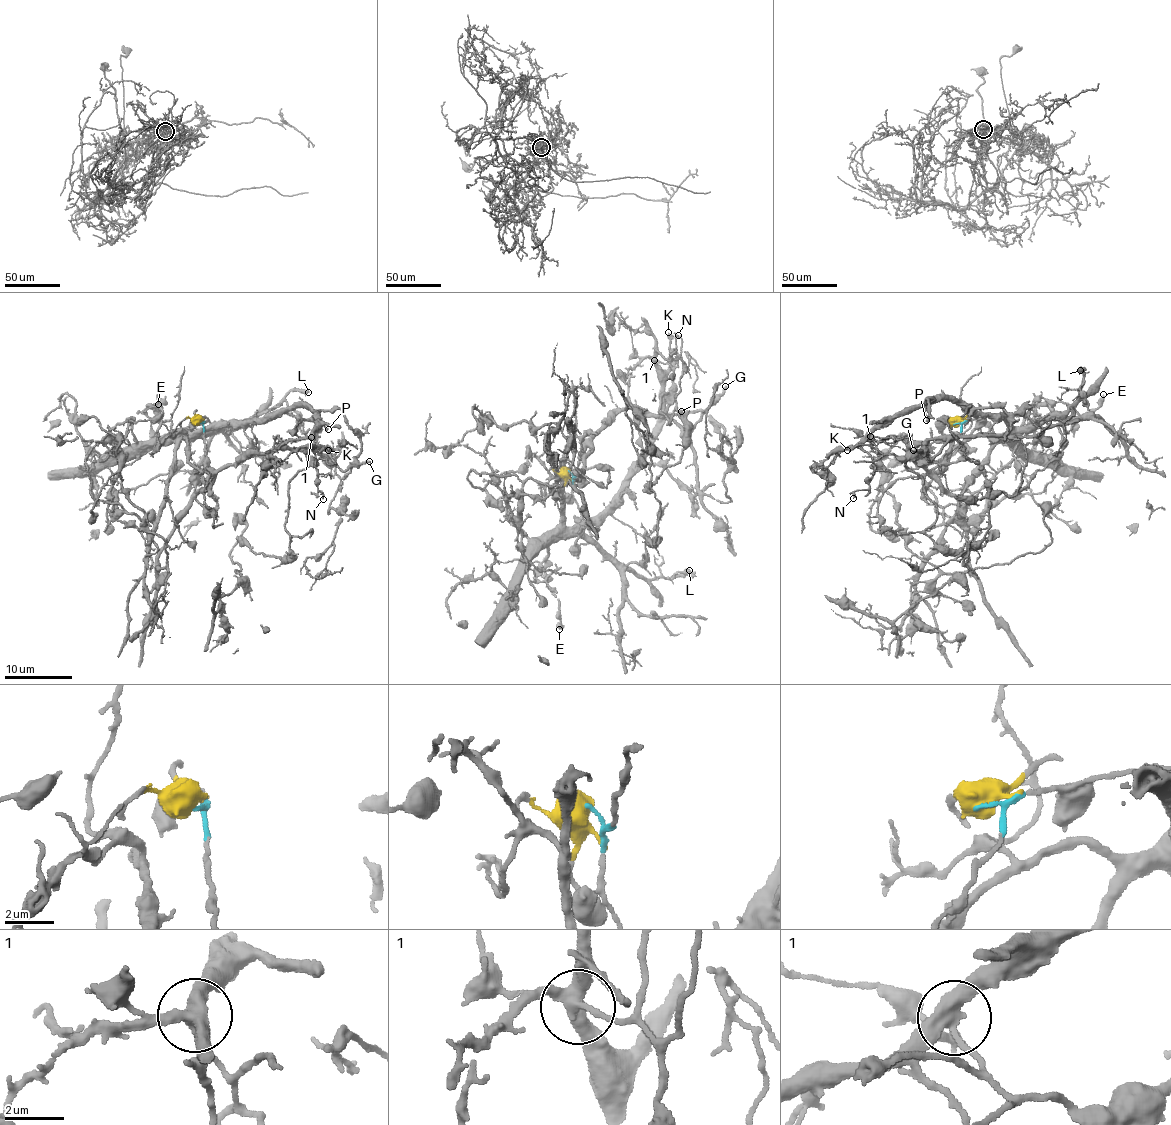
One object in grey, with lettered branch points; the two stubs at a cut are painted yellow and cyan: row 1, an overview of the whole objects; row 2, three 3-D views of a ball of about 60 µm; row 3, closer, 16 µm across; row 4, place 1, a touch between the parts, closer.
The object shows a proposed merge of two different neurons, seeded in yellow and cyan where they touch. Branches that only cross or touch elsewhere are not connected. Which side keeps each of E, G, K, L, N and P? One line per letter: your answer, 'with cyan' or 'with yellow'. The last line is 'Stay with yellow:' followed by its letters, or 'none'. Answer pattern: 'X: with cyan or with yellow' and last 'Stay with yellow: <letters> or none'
E: with yellow
G: with cyan
K: with cyan
L: with yellow
N: with yellow
P: with yellow
Stay with yellow: E, L, N, P

